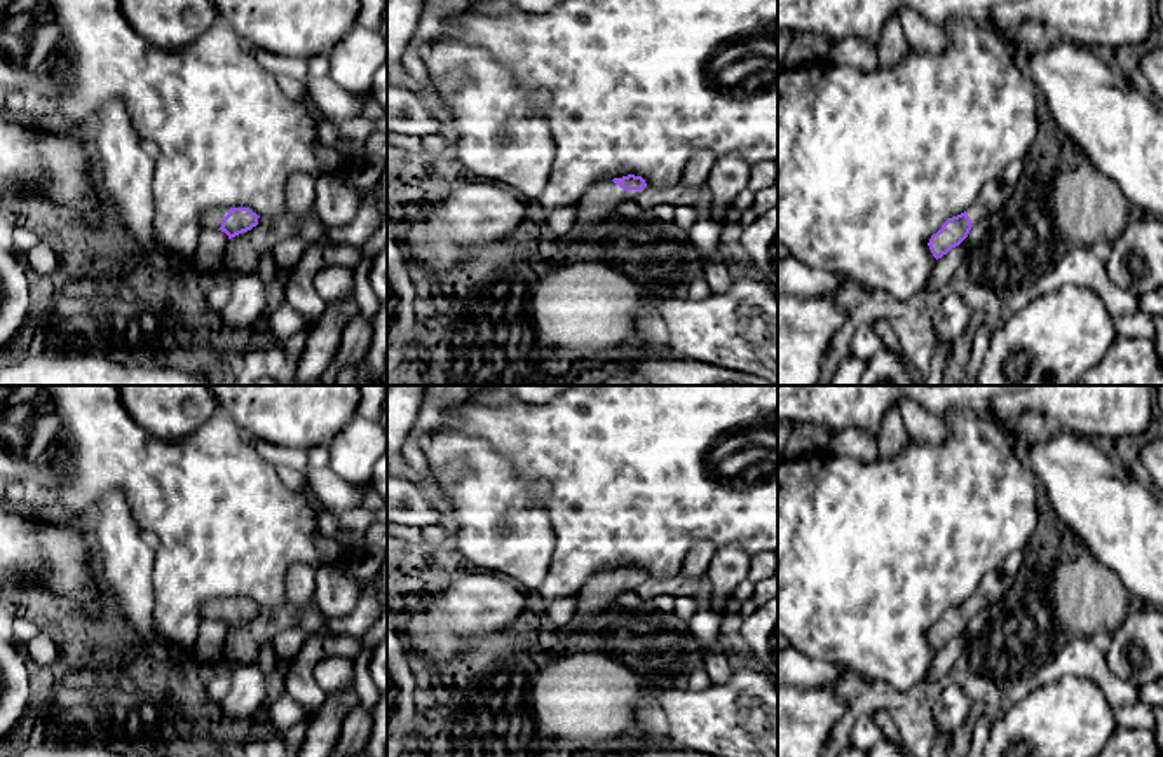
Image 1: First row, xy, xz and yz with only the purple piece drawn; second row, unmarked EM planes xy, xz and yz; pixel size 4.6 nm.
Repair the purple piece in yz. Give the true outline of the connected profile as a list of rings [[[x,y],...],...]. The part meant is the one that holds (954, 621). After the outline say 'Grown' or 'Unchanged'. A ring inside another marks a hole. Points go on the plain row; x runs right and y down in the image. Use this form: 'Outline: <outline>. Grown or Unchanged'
Outline: [[[1001,570],[983,576],[980,586],[964,604],[947,610],[942,619],[931,626],[928,637],[933,647],[938,651],[952,638],[959,637],[975,614],[990,610],[999,600],[1003,600],[1011,583],[1013,577],[1004,576]]]. Grown

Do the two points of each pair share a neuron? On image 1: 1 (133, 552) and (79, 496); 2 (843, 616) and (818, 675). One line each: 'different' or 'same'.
1: different
2: different

